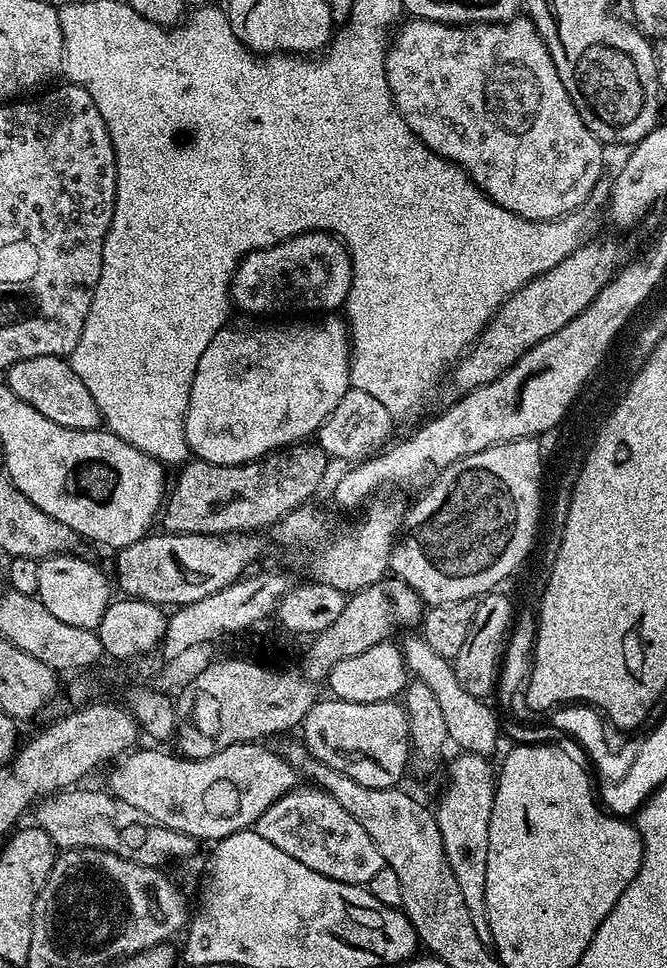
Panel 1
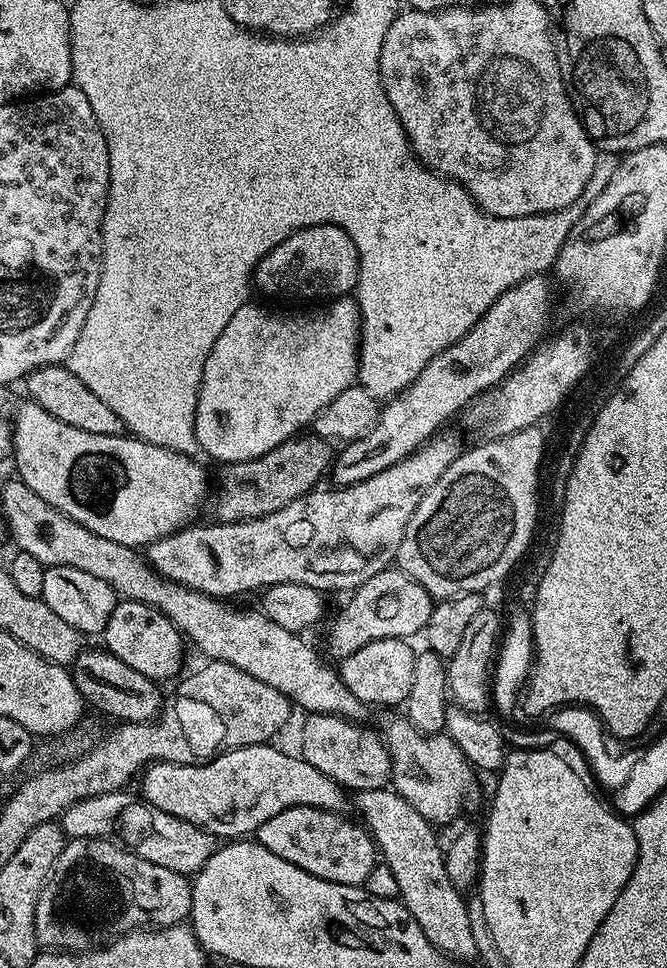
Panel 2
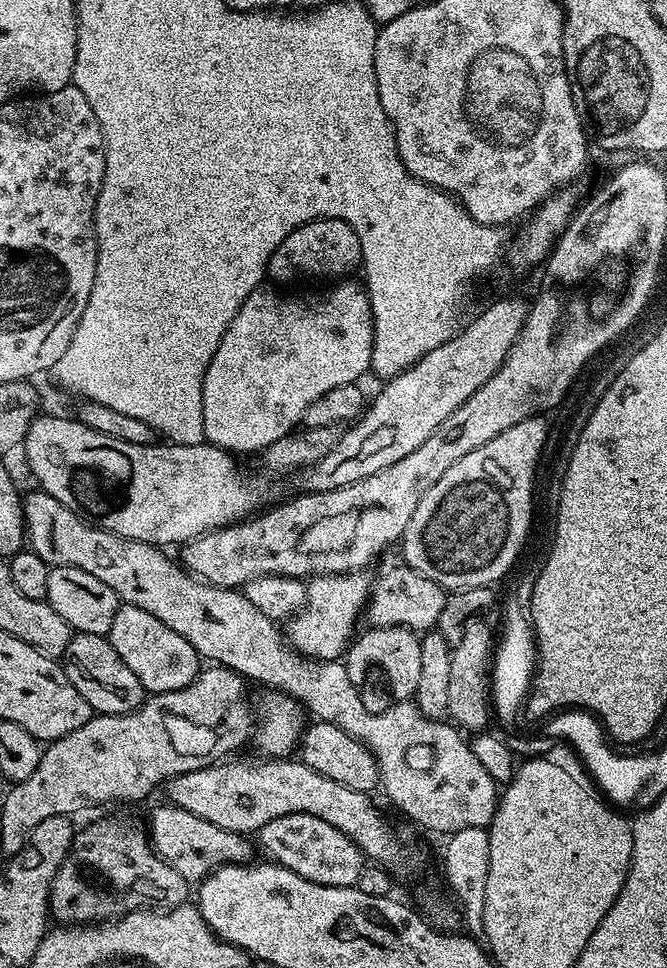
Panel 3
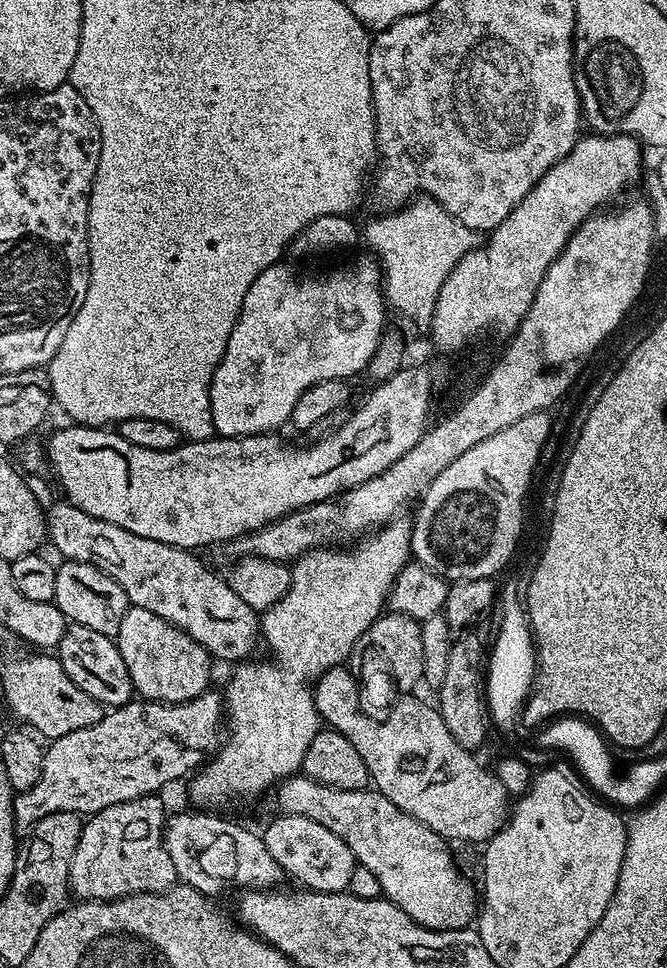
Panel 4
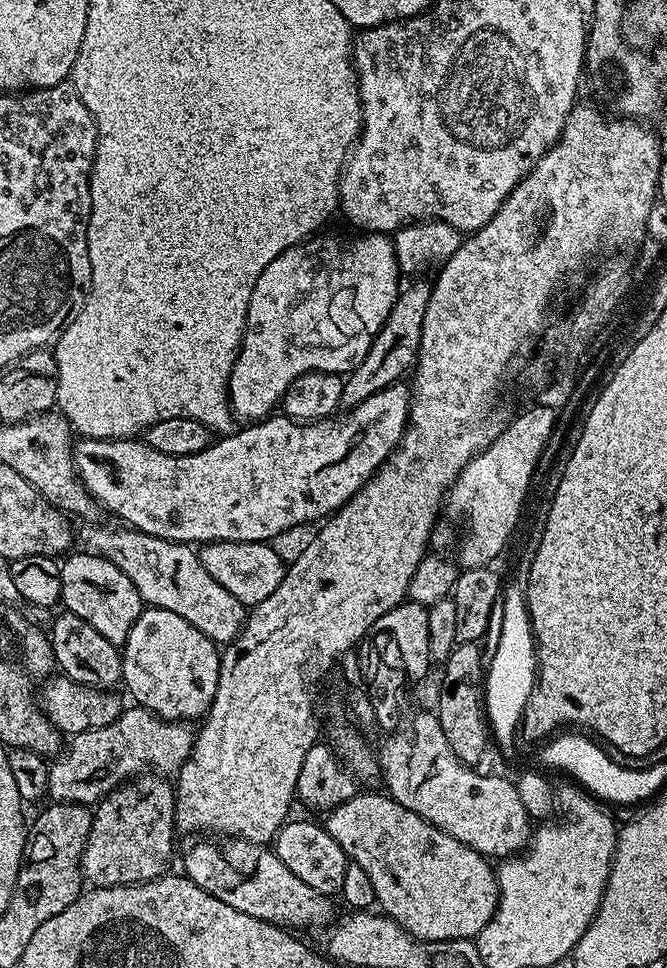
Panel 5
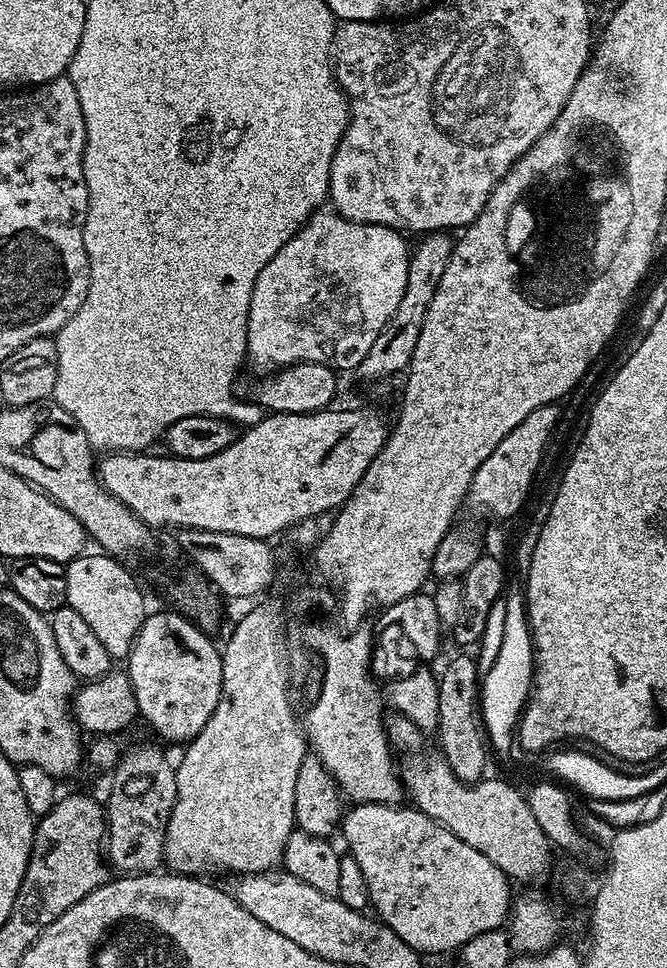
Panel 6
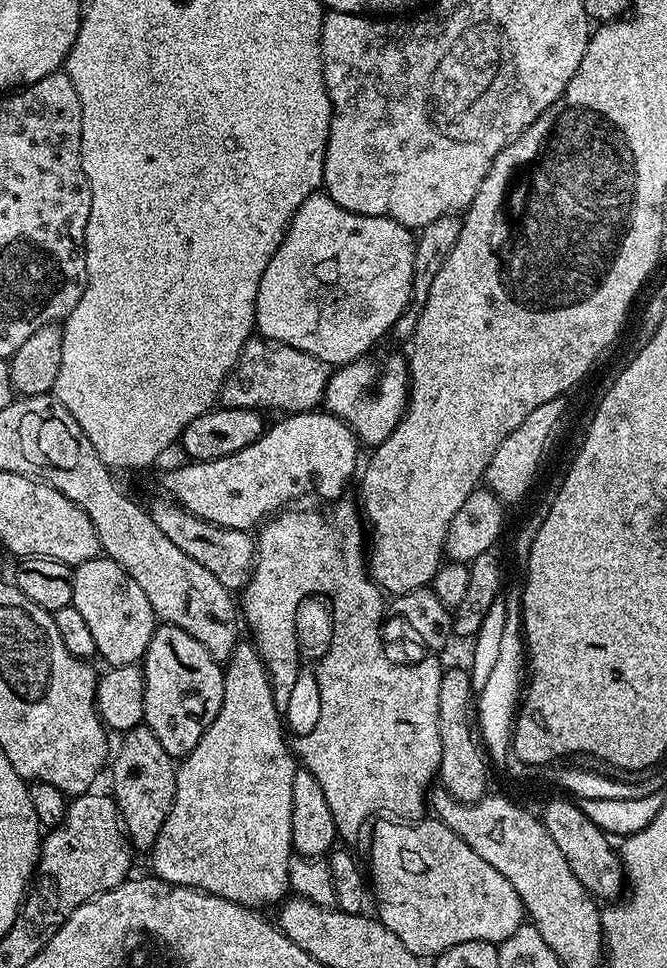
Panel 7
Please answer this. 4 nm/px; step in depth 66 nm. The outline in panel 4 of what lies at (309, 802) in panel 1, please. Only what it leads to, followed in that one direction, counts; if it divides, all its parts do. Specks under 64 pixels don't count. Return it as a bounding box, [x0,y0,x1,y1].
[262,816,357,892]

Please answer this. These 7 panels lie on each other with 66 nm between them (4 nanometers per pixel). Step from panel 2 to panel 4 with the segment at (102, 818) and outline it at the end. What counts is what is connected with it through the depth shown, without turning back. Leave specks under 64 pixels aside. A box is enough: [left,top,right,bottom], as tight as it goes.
[164,810,285,898]

